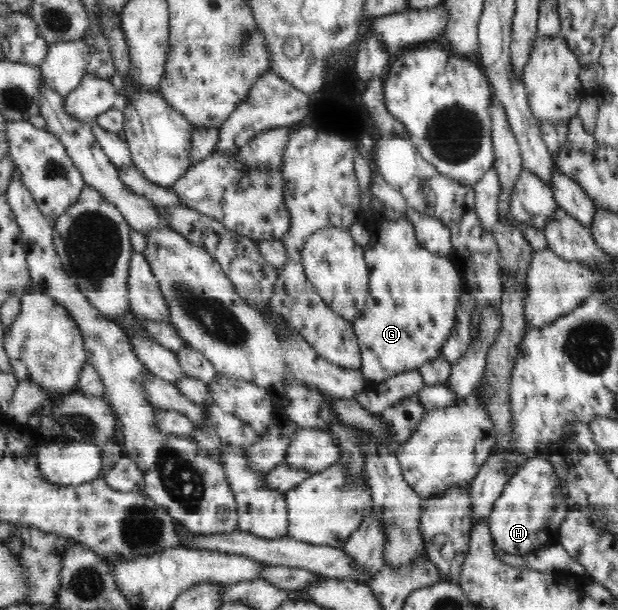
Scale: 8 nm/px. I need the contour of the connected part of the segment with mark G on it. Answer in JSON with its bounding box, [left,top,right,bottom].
[352,220,463,382]

